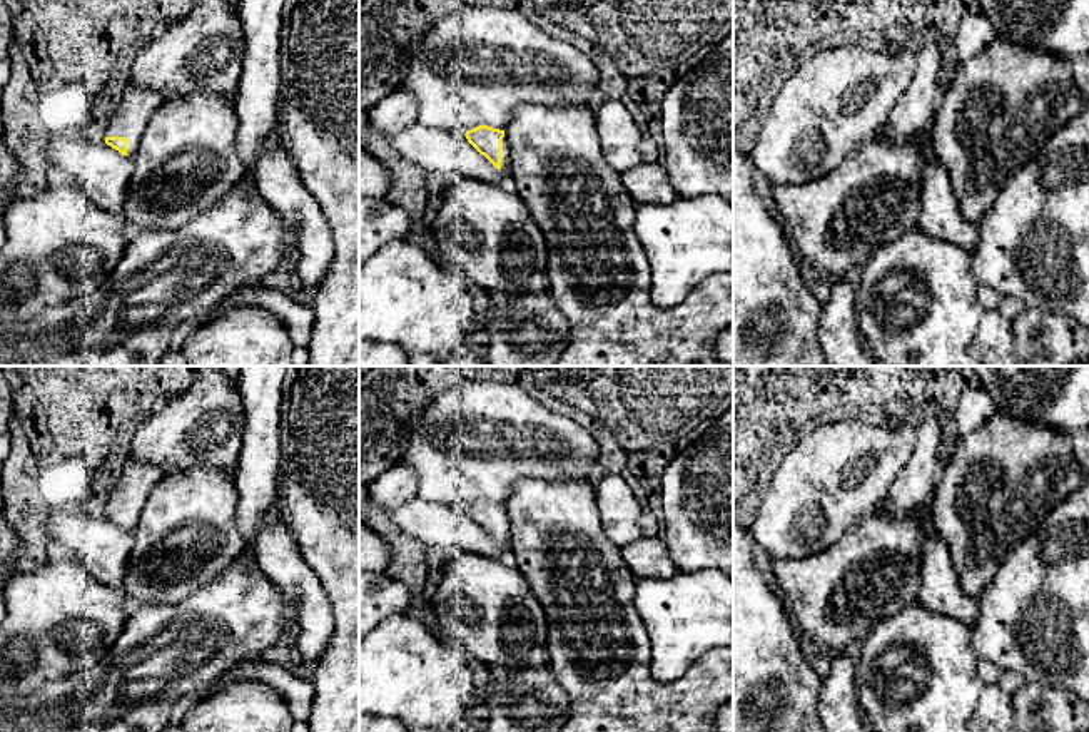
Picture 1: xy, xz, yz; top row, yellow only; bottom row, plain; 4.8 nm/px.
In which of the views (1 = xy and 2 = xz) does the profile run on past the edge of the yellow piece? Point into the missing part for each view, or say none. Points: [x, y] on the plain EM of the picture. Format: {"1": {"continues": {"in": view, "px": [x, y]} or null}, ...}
{"1": {"continues": {"in": "xy", "px": [131, 492]}}, "2": {"continues": {"in": "xz", "px": [505, 525]}}}

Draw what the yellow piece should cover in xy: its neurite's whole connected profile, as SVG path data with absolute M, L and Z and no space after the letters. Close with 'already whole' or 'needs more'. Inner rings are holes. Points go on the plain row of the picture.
M129 456L119 481L109 495L105 518L122 530L134 531L152 488L164 476L157 465Z | needs more

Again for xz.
M479 500L468 505L464 510L468 516L496 543L501 543L504 548L509 548L511 530L504 511L504 505Z | needs more

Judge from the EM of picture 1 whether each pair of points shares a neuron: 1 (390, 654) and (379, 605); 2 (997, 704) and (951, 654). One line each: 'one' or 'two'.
1: two
2: two

